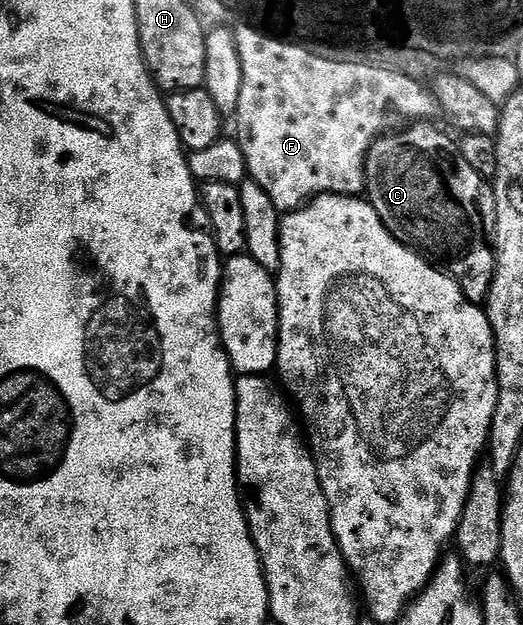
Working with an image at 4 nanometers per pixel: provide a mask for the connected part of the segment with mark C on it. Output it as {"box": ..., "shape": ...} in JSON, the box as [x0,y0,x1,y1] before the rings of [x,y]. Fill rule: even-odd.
{"box":[364,121,496,307],"shape":[[[427,121],[422,122],[413,122],[391,134],[385,134],[383,138],[377,140],[376,143],[368,150],[368,155],[366,156],[366,160],[364,161],[364,189],[366,191],[366,200],[371,204],[374,208],[374,212],[378,212],[378,216],[382,220],[382,224],[386,224],[386,228],[390,233],[394,235],[395,238],[400,241],[404,246],[410,247],[415,254],[420,254],[424,259],[428,262],[431,262],[433,266],[436,266],[439,270],[444,271],[444,273],[449,274],[453,280],[460,285],[462,288],[462,292],[470,301],[474,303],[475,306],[483,307],[485,303],[488,301],[488,293],[490,292],[490,288],[492,287],[492,277],[496,274],[496,251],[494,249],[494,235],[496,233],[496,197],[494,196],[494,192],[492,191],[492,187],[490,185],[489,179],[483,178],[482,176],[478,176],[478,172],[474,172],[474,168],[470,168],[470,164],[466,164],[466,160],[462,160],[462,156],[460,155],[460,147],[454,141],[452,142],[452,138],[448,134],[443,134],[442,131],[439,130],[438,127],[432,126],[436,124],[429,124]]]}

